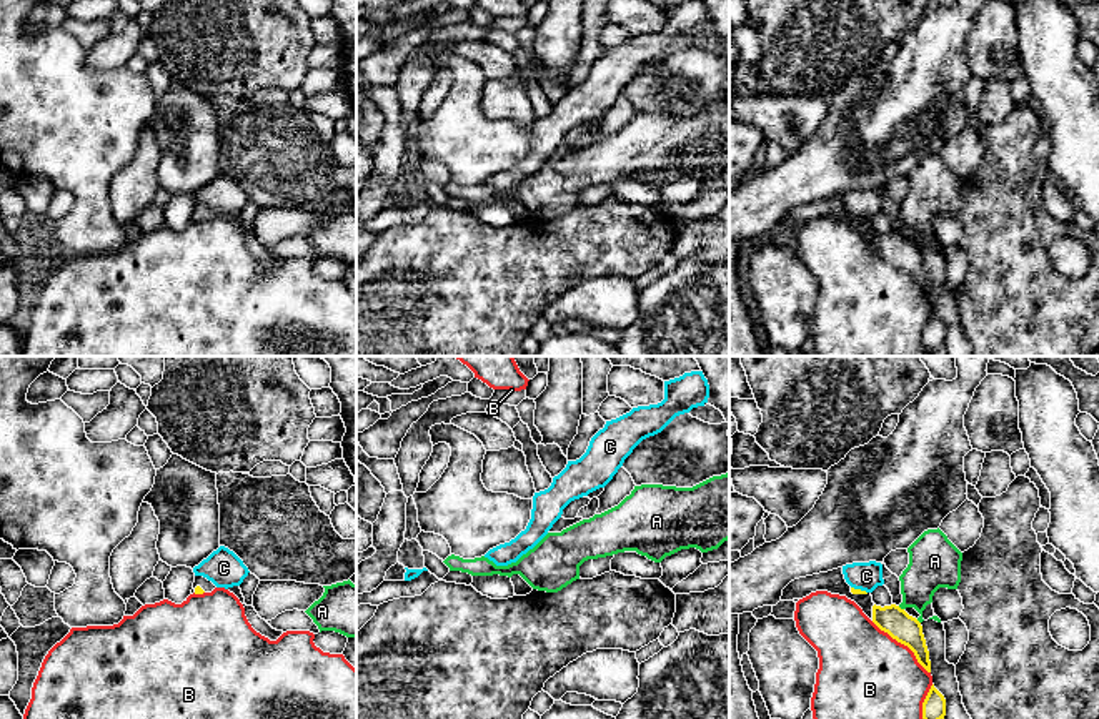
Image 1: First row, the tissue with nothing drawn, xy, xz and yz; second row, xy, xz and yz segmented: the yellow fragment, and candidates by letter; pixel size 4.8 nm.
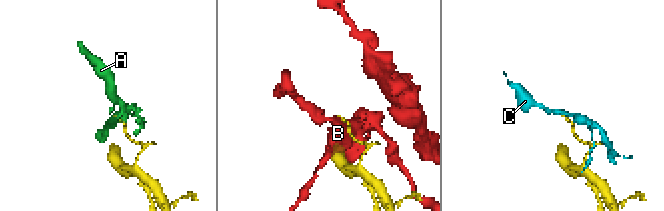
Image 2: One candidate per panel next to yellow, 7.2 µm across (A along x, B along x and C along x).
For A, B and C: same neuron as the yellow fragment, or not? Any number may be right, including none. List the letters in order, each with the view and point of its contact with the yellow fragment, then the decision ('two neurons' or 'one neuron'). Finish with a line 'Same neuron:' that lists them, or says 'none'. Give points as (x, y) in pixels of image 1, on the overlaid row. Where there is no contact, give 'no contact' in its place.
A: meets yellow in yz at (900, 608); two neurons
B: meets yellow in yz at (903, 643); two neurons
C: meets yellow in yz at (860, 590); two neurons
Same neuron: none

